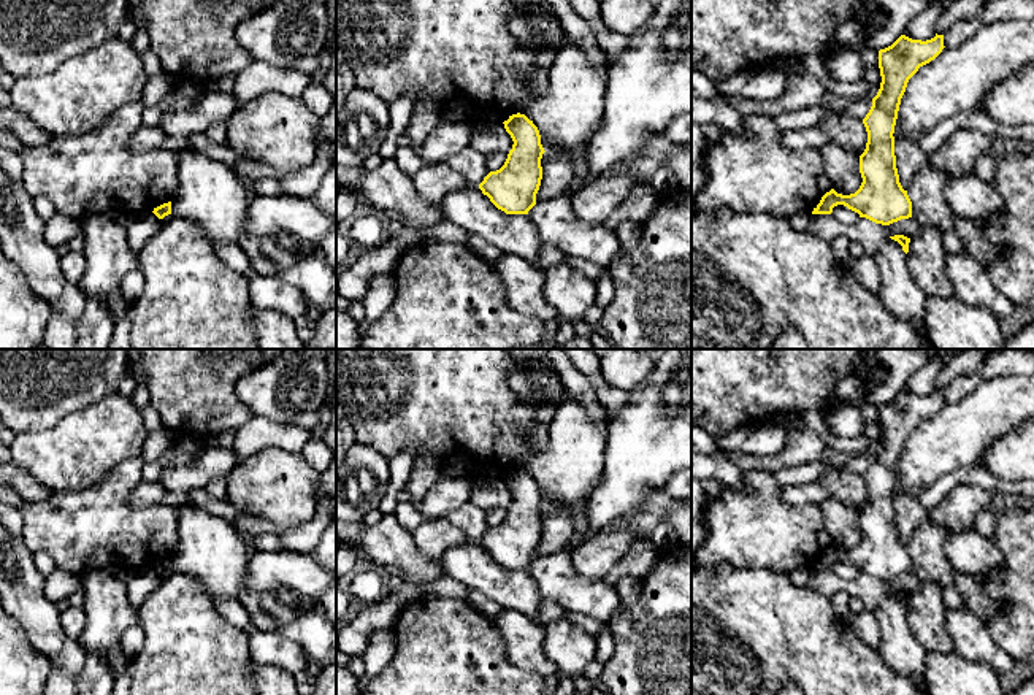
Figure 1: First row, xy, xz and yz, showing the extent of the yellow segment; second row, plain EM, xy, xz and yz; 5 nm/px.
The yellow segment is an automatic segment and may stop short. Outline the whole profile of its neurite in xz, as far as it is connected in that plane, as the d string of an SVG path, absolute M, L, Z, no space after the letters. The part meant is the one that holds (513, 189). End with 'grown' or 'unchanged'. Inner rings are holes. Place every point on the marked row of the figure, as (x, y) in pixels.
M512 114L503 124L514 141L512 149L504 165L490 171L479 189L506 214L528 214L536 205L546 151L538 127L525 114Z; unchanged

